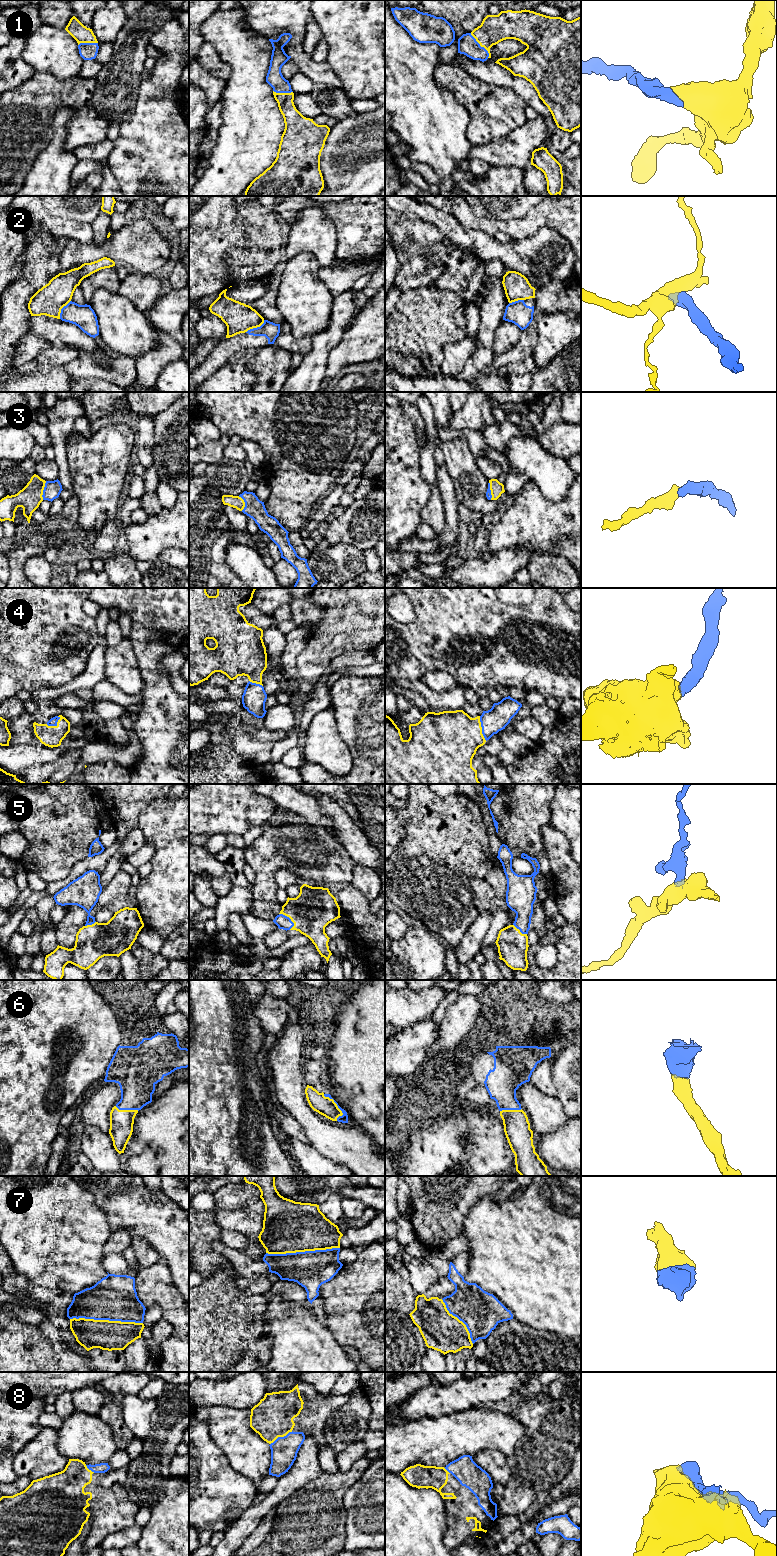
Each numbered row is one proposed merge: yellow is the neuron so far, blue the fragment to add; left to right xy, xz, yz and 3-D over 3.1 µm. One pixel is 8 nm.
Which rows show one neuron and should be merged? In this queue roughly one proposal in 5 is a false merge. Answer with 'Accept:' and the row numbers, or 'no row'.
Accept: 1, 3, 4, 5, 6, 7, 8

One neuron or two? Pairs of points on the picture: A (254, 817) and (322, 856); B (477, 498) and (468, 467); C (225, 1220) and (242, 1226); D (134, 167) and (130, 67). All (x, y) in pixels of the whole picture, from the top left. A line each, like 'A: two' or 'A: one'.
A: two
B: one
C: one
D: two

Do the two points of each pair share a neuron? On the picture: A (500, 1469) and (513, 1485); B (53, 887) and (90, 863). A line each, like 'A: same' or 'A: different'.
A: different
B: same

